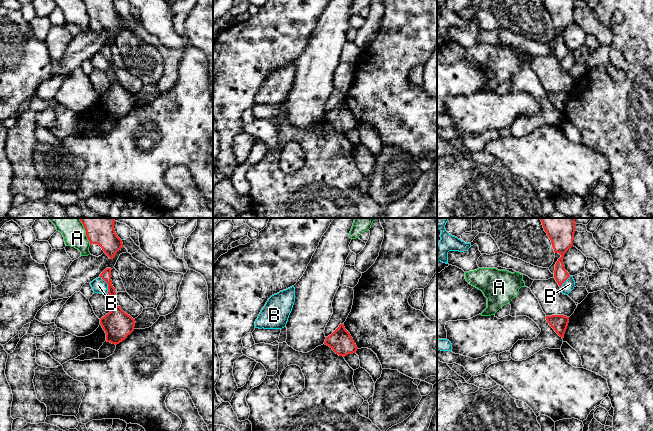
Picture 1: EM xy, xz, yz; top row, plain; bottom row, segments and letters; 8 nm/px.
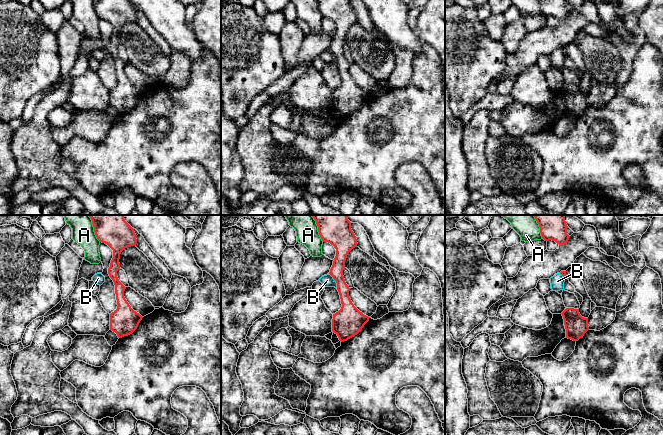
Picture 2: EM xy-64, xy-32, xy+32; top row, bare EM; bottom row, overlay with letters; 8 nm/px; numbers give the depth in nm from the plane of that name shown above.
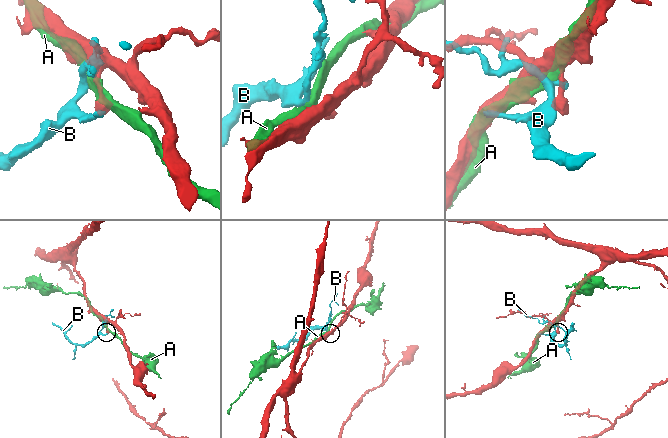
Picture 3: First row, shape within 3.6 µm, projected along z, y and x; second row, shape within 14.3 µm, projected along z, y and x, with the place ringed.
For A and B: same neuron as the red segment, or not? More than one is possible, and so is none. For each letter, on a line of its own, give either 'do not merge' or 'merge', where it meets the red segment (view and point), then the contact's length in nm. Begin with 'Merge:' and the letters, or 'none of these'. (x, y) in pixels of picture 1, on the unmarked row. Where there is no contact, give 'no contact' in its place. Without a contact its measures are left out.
Merge: none of these
A: do not merge | xy (86, 10) | 170 nm
B: do not merge | xy (108, 61) | 160 nm

